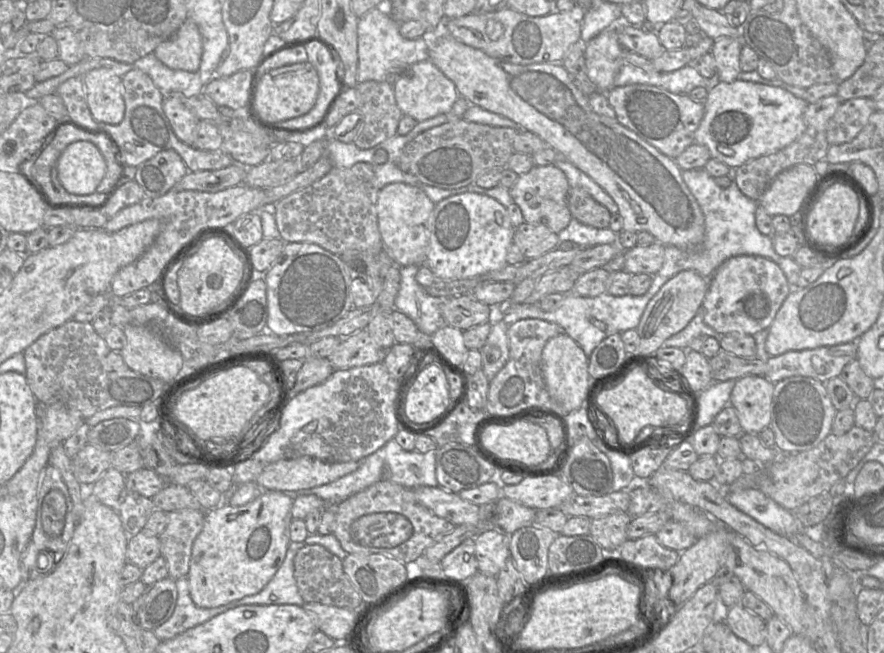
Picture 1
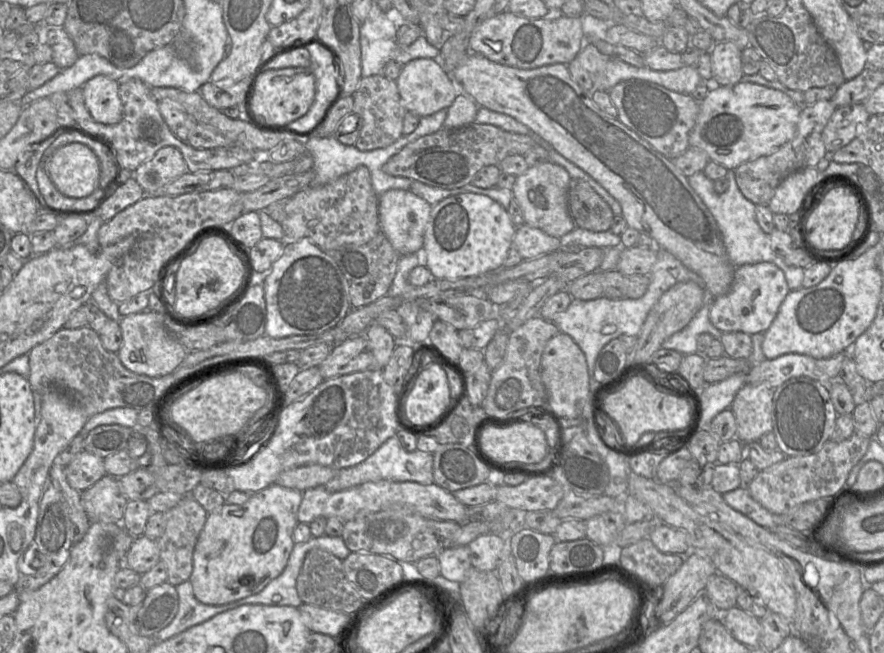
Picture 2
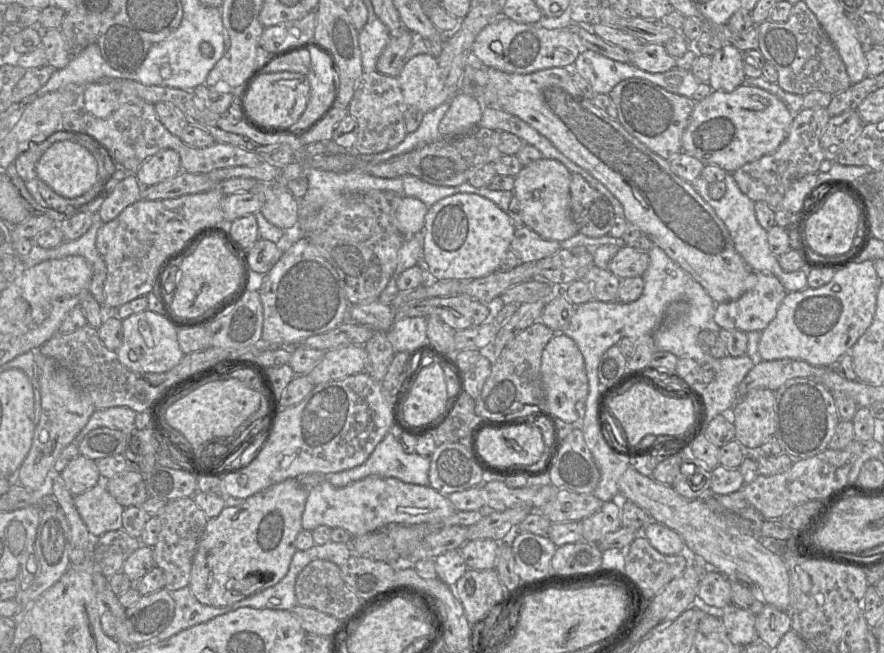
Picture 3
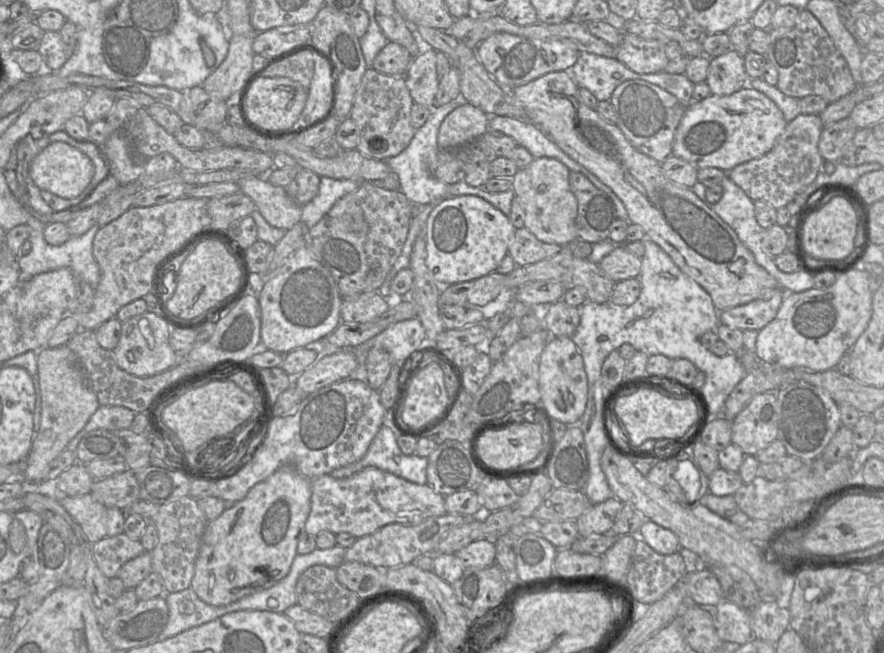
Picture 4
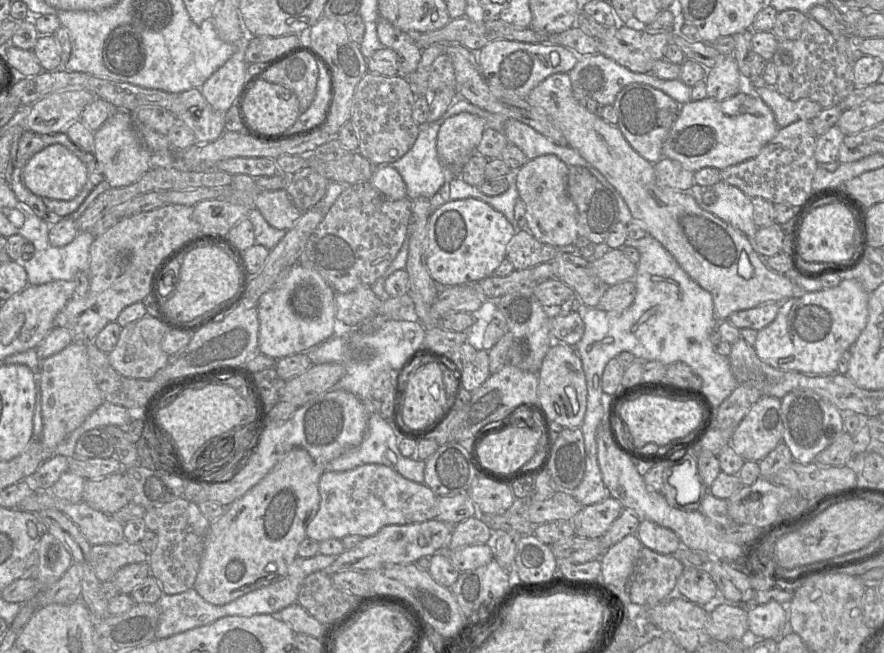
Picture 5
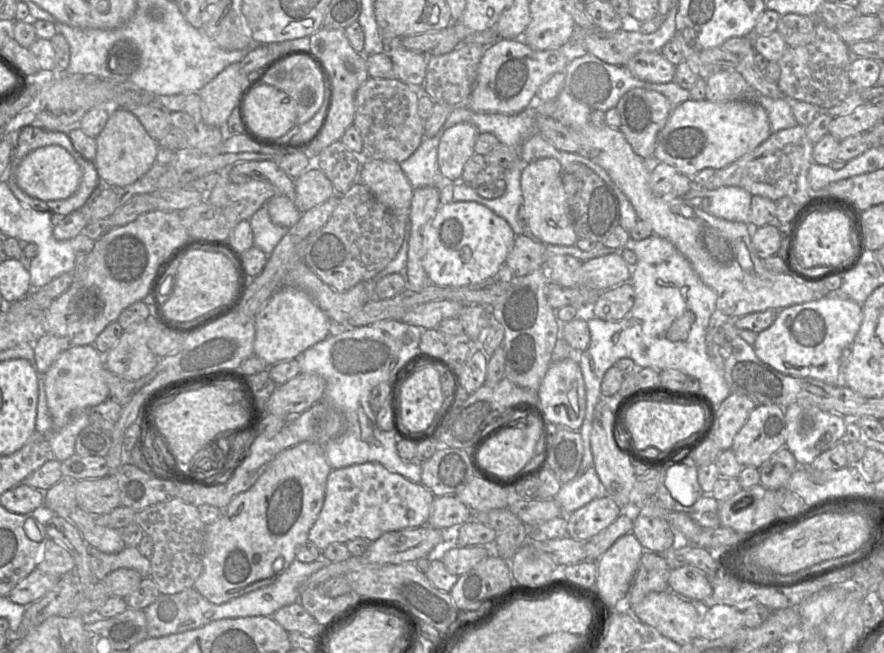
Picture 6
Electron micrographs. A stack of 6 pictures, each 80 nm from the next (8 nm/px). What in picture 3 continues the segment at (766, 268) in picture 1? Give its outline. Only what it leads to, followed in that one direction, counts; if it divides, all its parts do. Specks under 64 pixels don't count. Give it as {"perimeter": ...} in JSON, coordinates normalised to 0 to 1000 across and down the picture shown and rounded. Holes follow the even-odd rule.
{"perimeter":[[[856,418],[856,432],[837,456],[809,467],[808,492],[816,504],[862,508],[878,485],[890,452],[874,421]]]}

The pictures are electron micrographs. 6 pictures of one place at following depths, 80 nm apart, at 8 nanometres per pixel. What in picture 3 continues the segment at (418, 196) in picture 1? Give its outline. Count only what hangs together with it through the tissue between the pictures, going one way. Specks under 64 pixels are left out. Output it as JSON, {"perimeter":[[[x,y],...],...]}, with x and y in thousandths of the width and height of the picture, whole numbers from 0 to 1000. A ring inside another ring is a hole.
{"perimeter":[[[454,299],[447,325],[449,348],[458,364],[479,354],[485,317],[472,303]]]}

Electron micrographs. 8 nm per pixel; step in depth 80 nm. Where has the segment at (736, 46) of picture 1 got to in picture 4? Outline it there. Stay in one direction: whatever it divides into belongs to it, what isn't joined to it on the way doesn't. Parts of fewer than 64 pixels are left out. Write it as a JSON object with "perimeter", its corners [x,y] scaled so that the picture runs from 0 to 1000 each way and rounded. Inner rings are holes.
{"perimeter":[[[831,77],[803,90],[799,119],[804,144],[827,145],[846,127],[840,87]]]}

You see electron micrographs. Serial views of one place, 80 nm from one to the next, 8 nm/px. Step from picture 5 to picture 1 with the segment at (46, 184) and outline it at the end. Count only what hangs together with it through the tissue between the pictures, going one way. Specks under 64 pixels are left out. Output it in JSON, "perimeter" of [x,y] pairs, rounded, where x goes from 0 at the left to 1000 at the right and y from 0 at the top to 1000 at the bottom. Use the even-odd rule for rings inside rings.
{"perimeter":[[[87,216],[77,222],[64,248],[66,274],[72,289],[84,299],[102,299],[120,265],[120,250],[103,217]]]}

